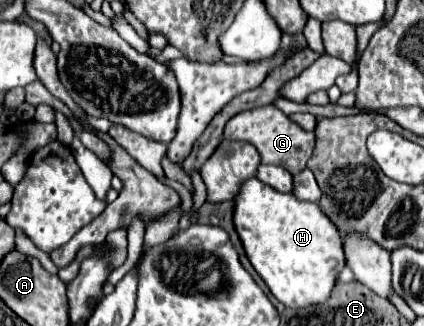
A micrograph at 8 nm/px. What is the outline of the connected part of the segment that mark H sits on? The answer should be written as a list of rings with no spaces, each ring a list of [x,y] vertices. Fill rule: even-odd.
[[[252,177],[236,197],[234,225],[252,267],[282,305],[302,309],[330,299],[346,259],[340,231],[316,203],[304,203],[292,193],[278,193]]]

